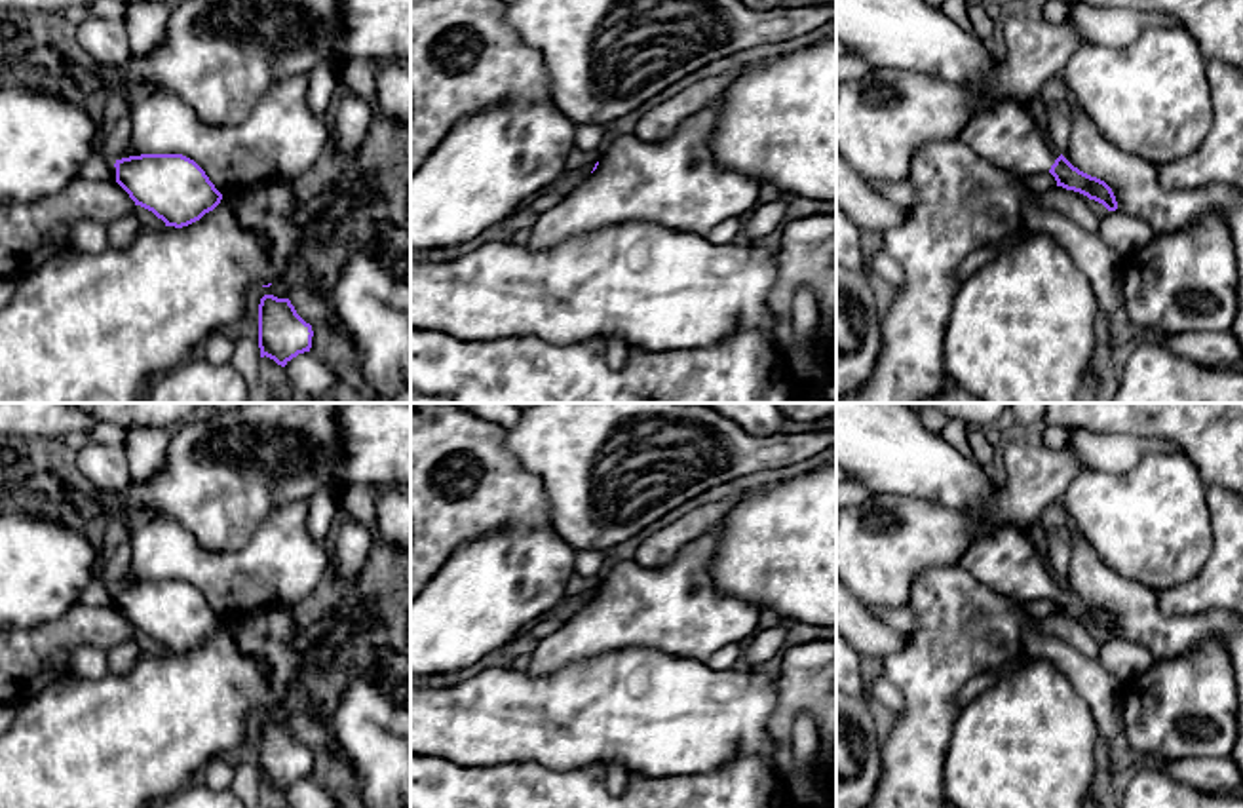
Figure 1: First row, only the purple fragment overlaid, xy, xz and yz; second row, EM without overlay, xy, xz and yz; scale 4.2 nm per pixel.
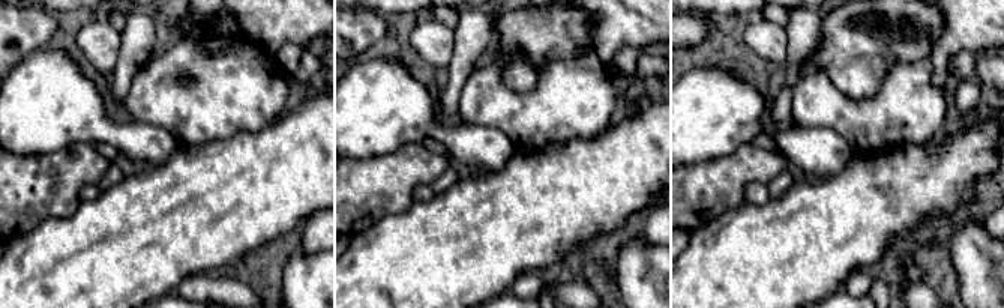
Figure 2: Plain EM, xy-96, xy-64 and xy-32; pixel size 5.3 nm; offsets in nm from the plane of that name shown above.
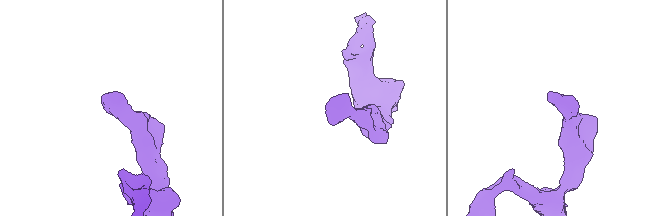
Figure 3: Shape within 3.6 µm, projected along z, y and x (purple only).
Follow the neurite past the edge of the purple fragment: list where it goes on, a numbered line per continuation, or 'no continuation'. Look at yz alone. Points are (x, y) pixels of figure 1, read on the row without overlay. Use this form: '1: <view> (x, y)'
1: yz (1006, 559)

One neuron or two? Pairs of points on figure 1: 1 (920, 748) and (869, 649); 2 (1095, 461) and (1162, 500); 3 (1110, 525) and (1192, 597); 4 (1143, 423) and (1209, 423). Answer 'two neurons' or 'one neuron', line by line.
1: two neurons
2: two neurons
3: two neurons
4: one neuron

